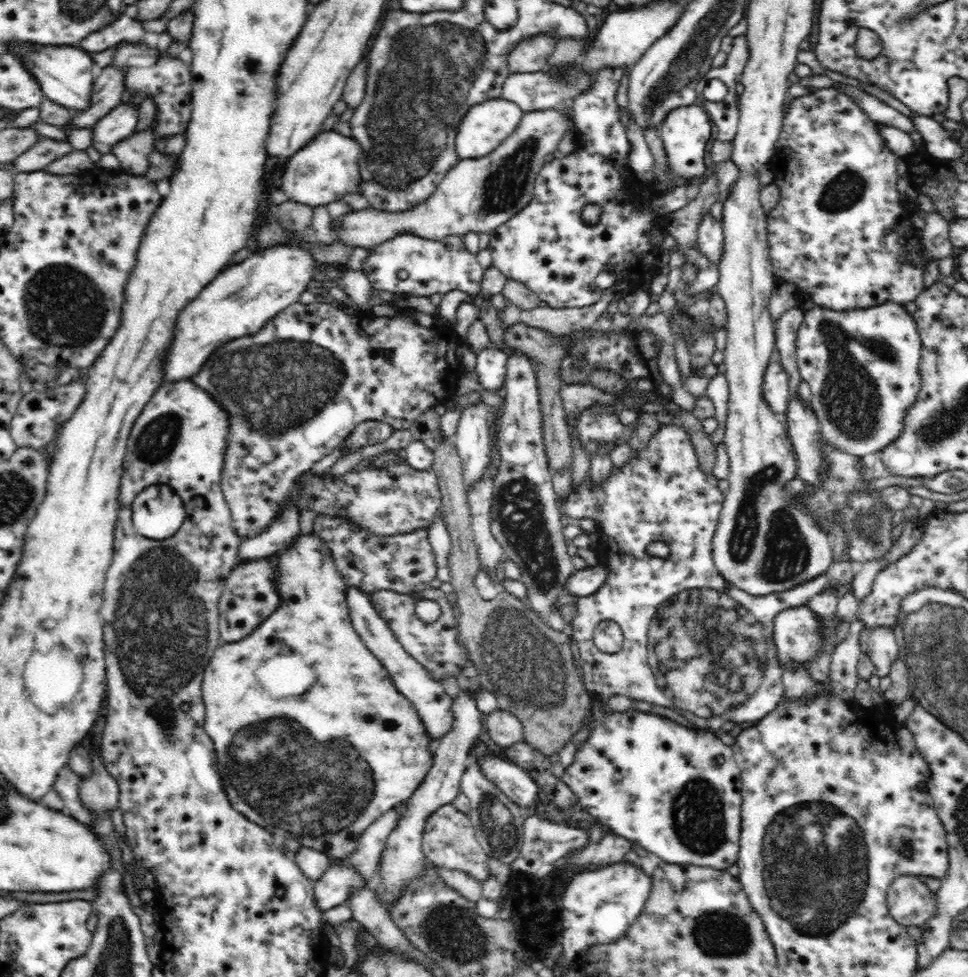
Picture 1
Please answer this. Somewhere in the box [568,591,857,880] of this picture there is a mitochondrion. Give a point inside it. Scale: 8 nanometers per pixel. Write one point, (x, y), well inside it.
(697, 811)

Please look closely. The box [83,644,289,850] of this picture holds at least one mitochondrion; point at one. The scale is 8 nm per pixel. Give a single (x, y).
(103, 791)

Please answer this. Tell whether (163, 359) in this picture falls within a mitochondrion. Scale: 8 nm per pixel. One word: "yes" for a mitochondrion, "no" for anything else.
no

